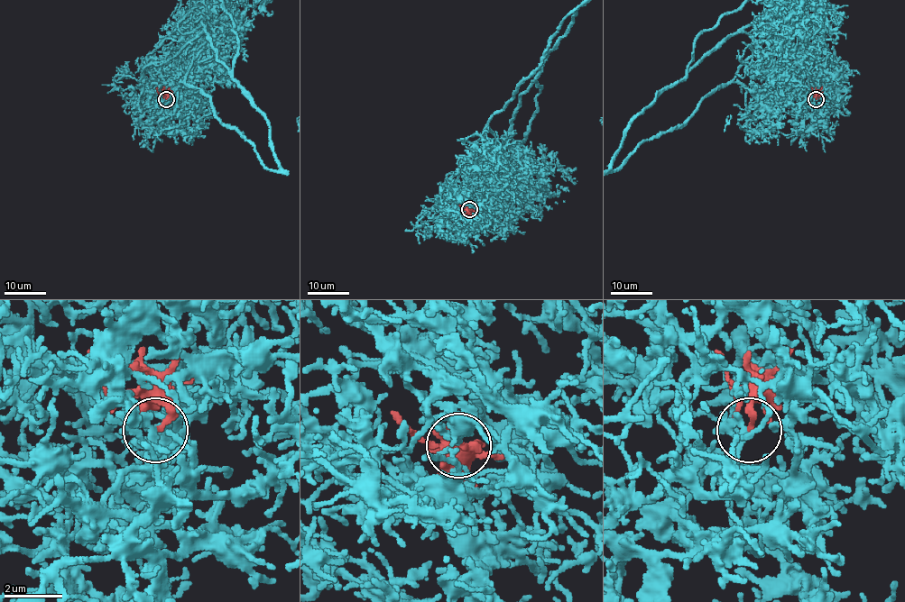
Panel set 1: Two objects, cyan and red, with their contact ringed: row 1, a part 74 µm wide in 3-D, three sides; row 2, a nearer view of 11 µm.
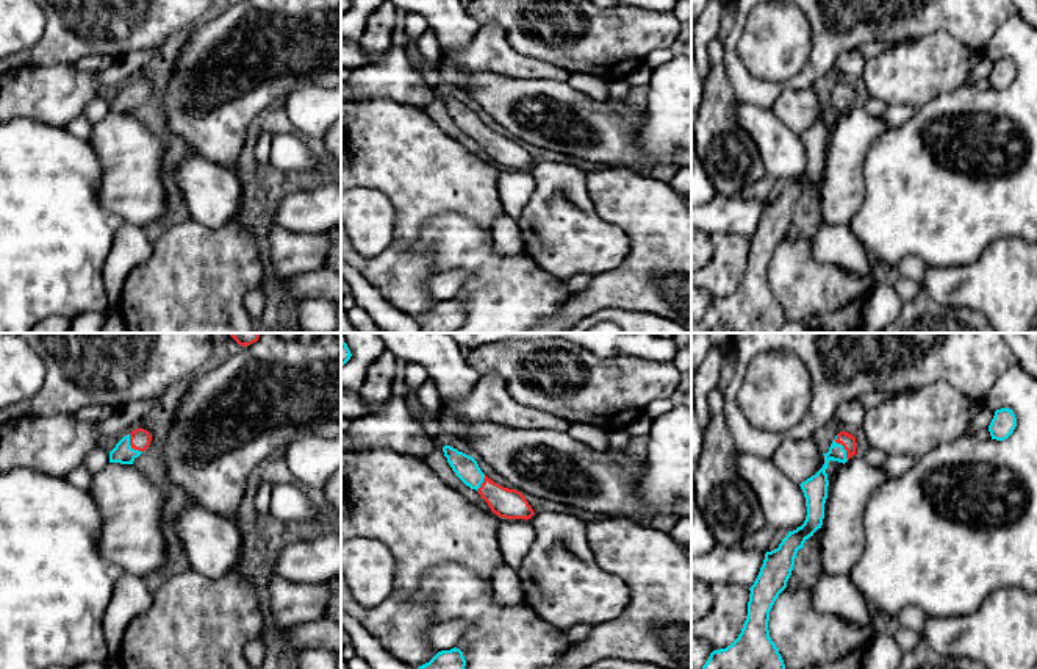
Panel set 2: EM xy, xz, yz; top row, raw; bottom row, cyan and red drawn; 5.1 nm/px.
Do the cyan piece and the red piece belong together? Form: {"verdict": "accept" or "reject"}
{"verdict": "accept"}

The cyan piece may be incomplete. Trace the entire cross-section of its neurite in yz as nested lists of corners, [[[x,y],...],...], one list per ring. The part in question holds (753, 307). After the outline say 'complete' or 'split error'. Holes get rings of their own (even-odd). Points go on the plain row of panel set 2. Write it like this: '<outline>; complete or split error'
[[[840,81],[829,102],[823,103],[823,117],[799,134],[807,156],[804,174],[788,181],[777,199],[765,203],[760,222],[749,238],[748,266],[741,283],[726,299],[713,300],[705,314],[691,324],[691,333],[780,333],[785,314],[770,288],[770,261],[787,238],[798,200],[823,175],[829,111],[845,114],[856,105],[856,97],[856,88]]]; split error

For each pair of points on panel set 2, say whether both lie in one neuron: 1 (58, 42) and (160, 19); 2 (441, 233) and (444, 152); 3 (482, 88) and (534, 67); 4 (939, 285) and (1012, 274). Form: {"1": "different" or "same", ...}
{"1": "same", "2": "different", "3": "different", "4": "same"}

